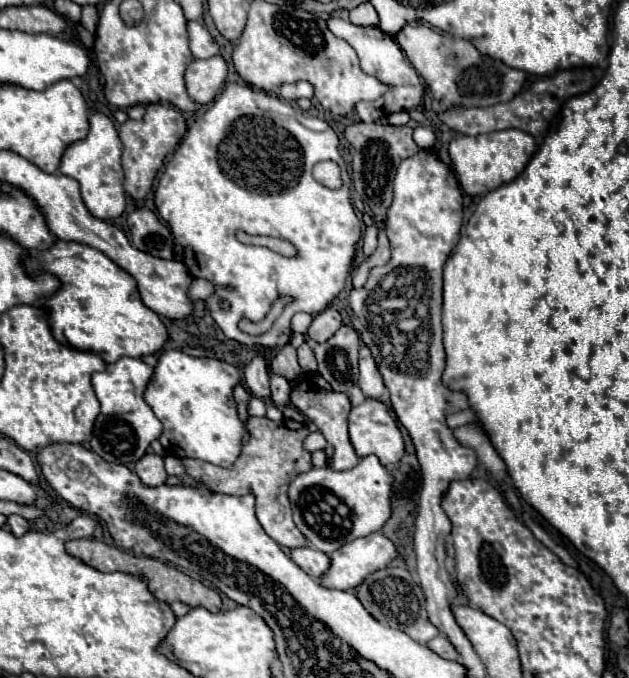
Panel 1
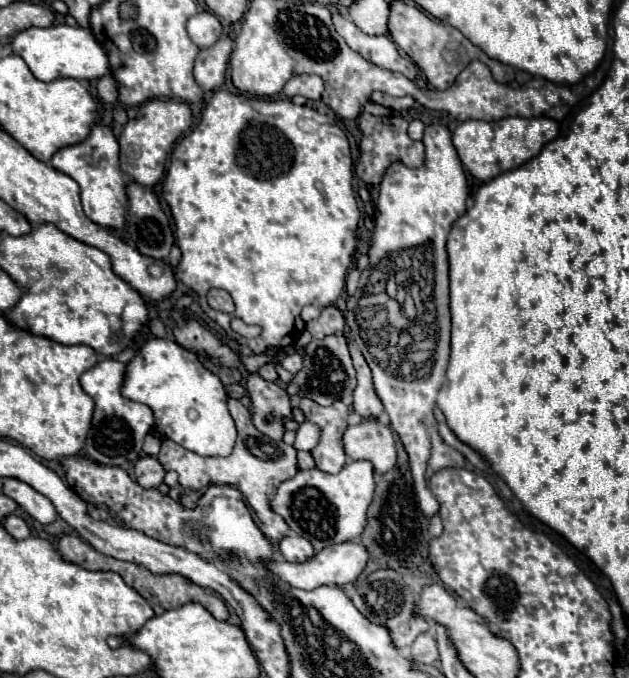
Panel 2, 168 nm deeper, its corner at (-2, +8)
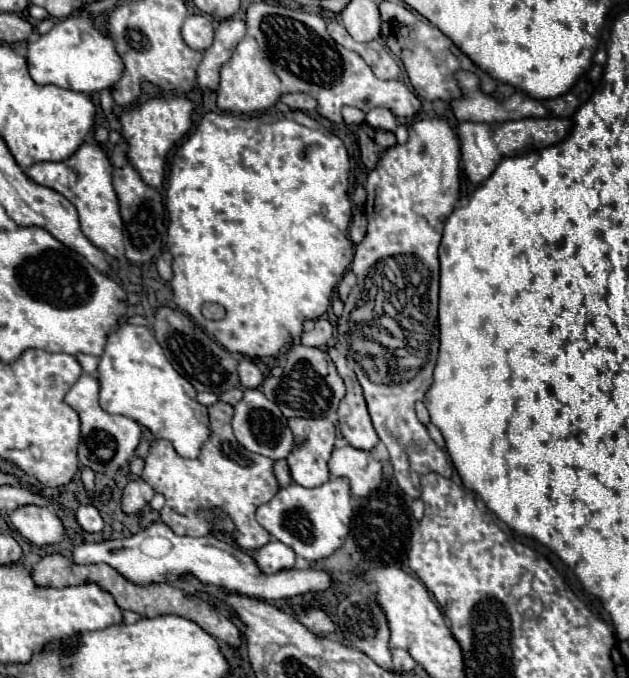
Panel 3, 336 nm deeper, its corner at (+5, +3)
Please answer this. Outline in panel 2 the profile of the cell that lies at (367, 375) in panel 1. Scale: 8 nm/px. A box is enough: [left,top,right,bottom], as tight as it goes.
[350,341,384,417]

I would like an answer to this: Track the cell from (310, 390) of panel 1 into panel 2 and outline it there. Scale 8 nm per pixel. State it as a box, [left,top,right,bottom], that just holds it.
[292,395,348,473]

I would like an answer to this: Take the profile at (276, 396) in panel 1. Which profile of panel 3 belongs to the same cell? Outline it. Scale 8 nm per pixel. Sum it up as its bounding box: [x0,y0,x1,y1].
[237,360,263,388]

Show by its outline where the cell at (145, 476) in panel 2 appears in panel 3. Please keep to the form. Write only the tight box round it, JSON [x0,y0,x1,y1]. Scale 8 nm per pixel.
[121,480,153,516]

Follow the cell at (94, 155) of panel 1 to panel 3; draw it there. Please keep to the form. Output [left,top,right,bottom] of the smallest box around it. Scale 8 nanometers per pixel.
[25,144,125,260]

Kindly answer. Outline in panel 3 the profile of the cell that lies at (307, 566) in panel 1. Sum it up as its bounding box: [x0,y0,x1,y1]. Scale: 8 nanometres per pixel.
[253,540,295,574]

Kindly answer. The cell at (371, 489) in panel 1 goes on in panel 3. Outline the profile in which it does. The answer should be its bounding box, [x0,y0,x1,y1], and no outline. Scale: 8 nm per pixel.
[257,478,353,562]

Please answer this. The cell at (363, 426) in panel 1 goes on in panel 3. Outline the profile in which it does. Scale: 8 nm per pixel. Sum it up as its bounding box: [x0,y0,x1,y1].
[329,446,381,498]

